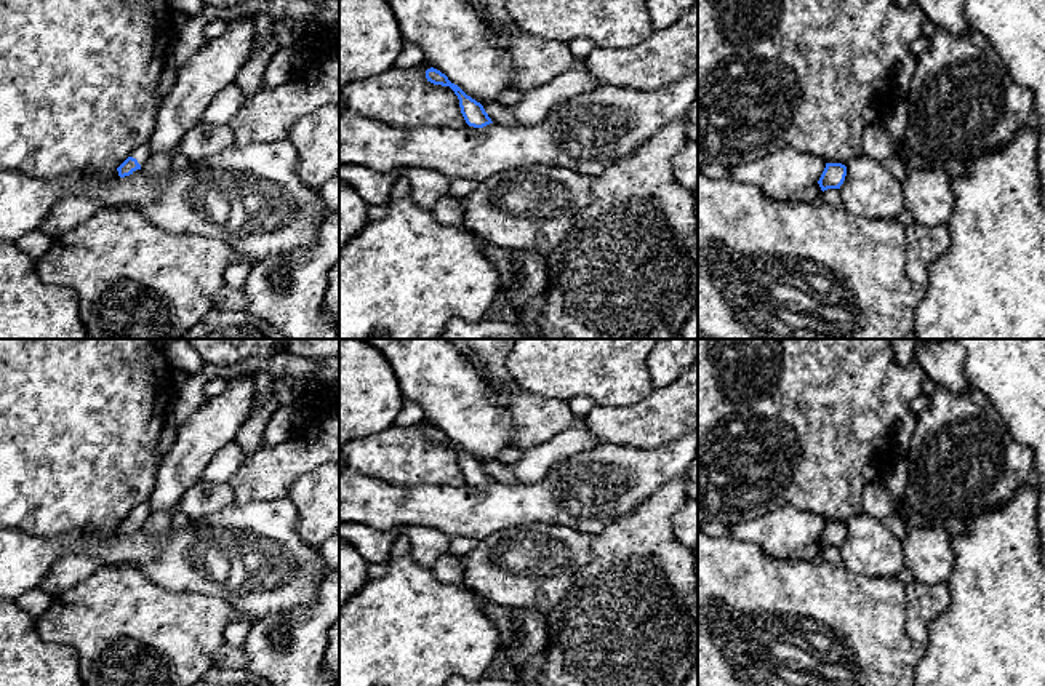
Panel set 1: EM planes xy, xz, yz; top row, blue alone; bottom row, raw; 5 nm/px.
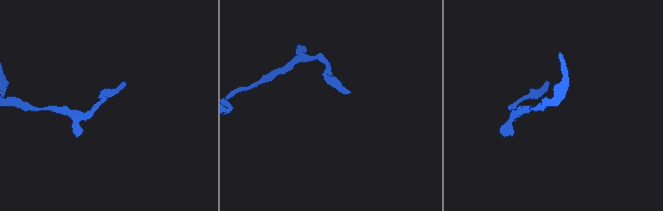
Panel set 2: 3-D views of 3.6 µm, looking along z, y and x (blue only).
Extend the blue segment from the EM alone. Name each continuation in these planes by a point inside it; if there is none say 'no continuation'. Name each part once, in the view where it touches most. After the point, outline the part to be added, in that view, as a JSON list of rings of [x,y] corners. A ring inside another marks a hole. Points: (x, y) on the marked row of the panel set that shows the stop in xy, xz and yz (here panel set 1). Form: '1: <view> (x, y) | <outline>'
1: xy (143, 152) | [[[147,142],[142,144],[142,146],[139,146],[139,147],[136,147],[136,149],[130,154],[130,157],[136,158],[141,166],[149,160],[150,155],[152,155],[152,154],[150,154],[150,149],[149,149],[149,144],[147,144]]]

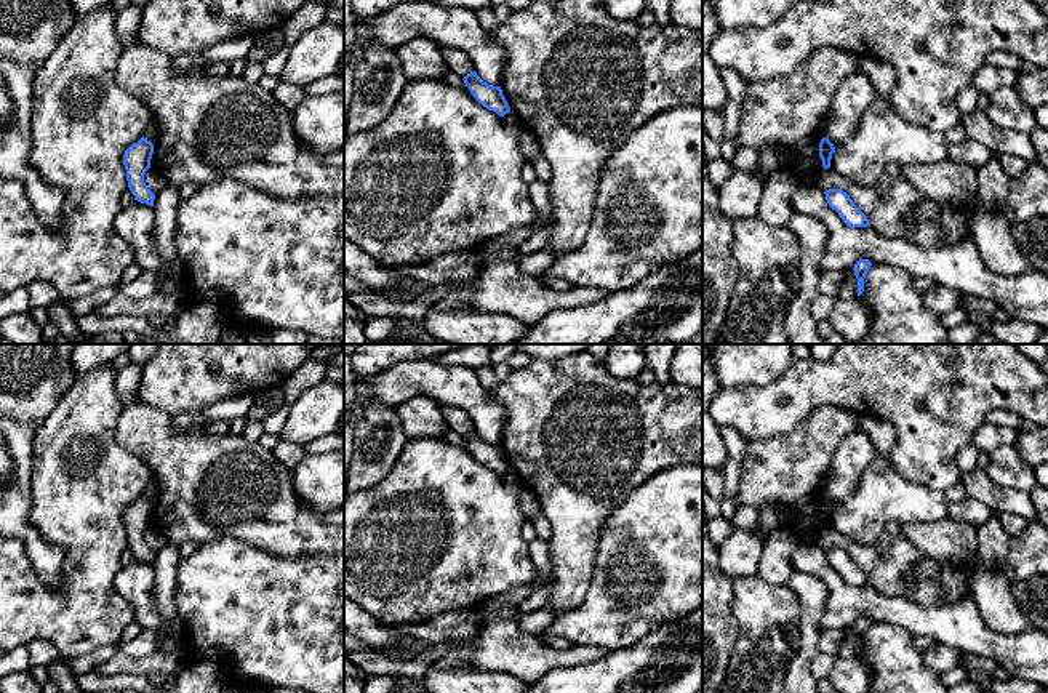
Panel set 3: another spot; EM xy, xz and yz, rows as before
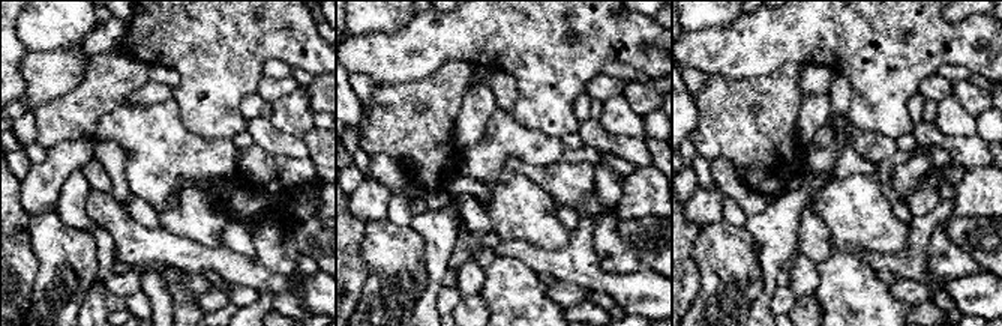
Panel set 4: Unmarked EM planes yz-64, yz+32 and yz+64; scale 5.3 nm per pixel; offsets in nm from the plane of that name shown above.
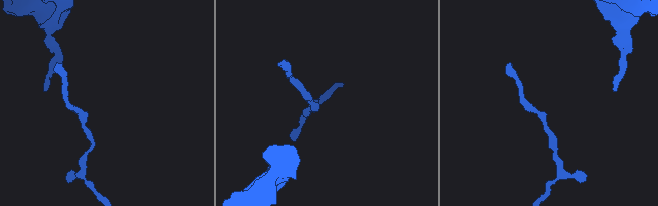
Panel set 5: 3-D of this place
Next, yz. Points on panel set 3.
no continuation

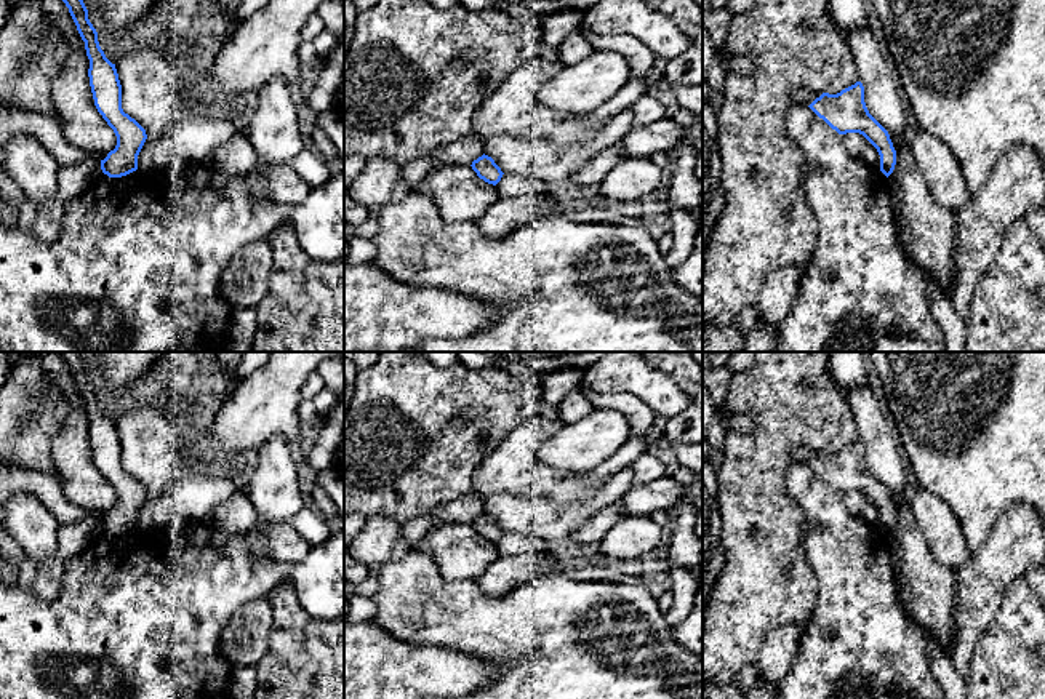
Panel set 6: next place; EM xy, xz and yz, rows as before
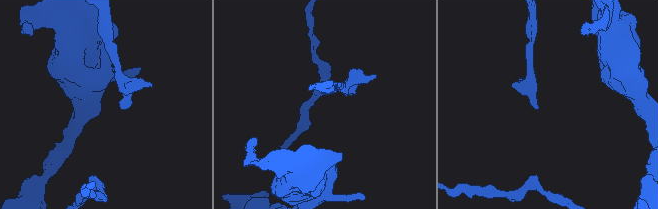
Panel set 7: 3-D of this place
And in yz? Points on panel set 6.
1: yz (856, 144) | [[[859,133],[842,134],[848,154],[866,165],[880,170],[880,155],[877,149]]]

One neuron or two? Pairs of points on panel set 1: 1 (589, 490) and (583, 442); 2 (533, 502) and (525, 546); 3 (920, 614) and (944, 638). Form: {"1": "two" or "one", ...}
{"1": "two", "2": "two", "3": "two"}

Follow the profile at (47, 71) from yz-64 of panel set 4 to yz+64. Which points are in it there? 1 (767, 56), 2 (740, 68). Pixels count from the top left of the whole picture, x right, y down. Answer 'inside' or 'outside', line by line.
1: inside
2: inside

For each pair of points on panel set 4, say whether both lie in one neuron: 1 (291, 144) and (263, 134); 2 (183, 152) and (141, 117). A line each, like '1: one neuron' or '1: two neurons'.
1: one neuron
2: one neuron

